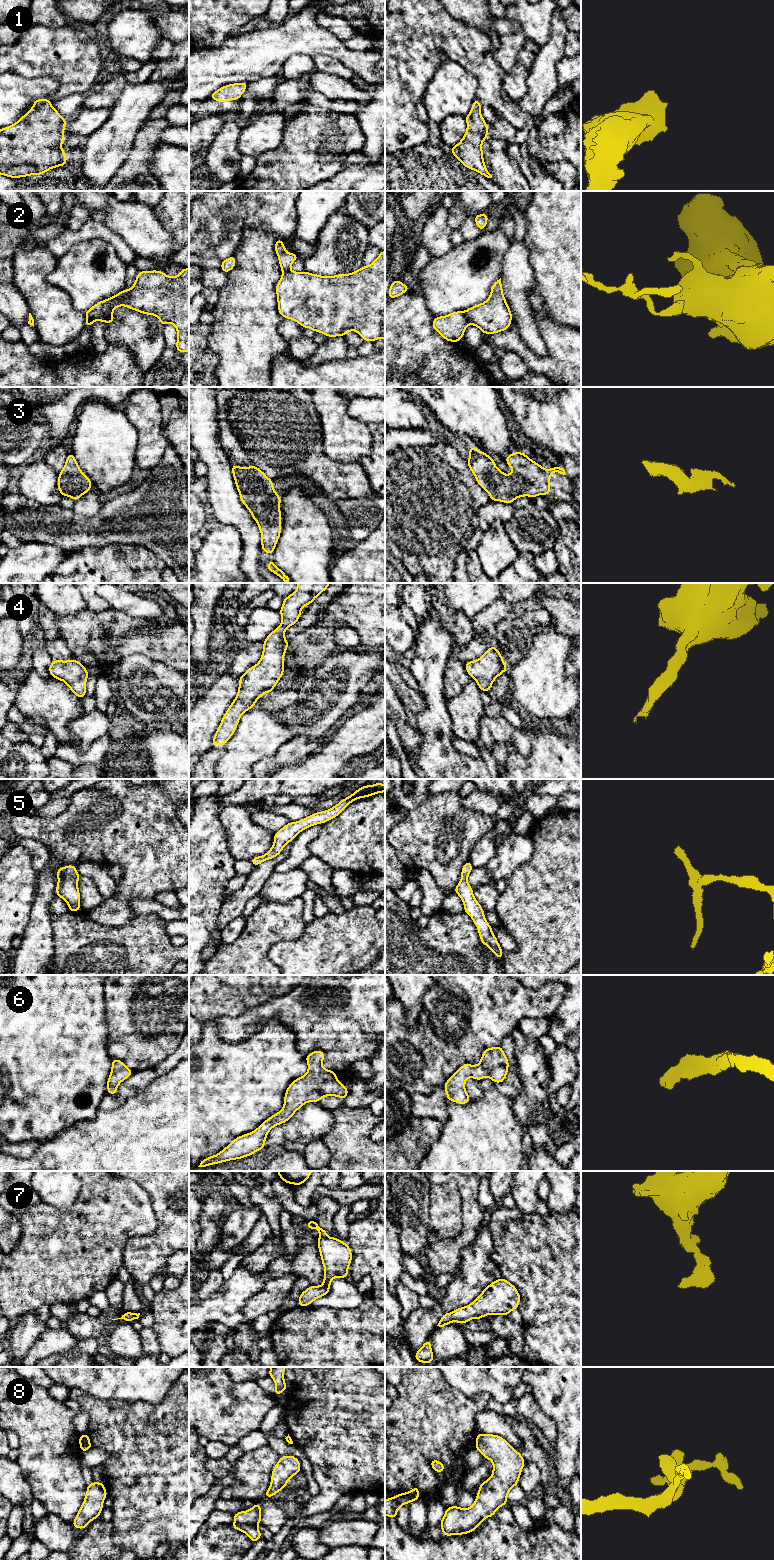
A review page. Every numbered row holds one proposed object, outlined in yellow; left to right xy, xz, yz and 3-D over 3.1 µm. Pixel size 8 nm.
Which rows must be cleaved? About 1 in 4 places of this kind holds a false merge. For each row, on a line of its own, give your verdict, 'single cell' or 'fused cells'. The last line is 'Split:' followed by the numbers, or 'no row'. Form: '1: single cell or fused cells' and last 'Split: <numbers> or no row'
1: single cell
2: fused cells
3: single cell
4: single cell
5: single cell
6: single cell
7: single cell
8: single cell
Split: 2

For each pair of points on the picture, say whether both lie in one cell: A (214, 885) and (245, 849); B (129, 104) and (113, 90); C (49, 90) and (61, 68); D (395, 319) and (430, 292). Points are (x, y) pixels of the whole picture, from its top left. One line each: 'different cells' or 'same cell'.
A: different cells
B: different cells
C: different cells
D: different cells

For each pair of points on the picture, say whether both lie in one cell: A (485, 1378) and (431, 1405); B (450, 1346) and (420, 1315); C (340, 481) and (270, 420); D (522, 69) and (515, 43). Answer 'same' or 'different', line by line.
A: different
B: different
C: same
D: different

